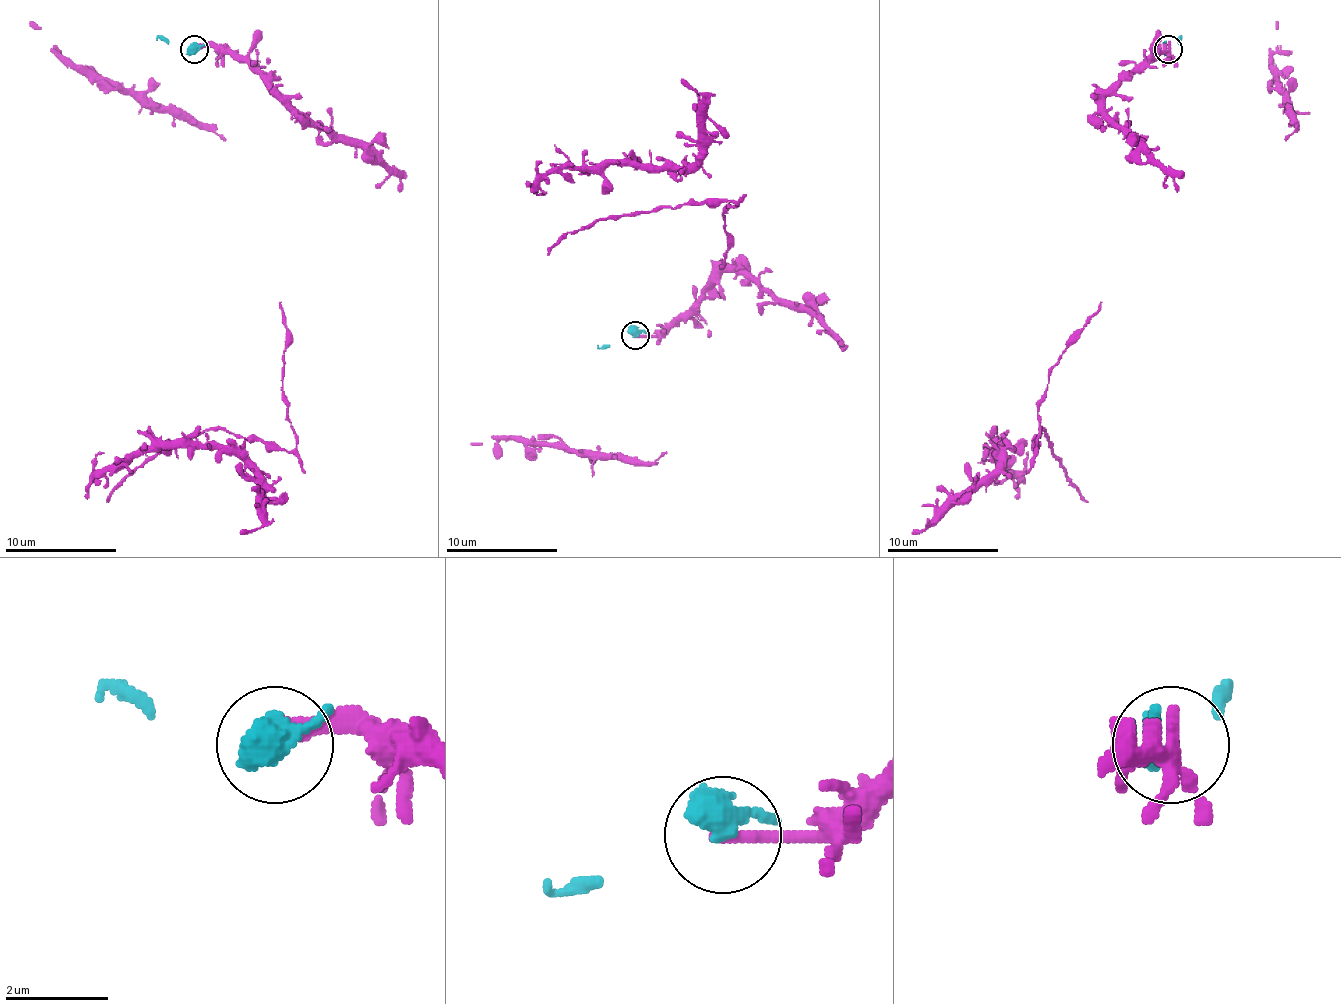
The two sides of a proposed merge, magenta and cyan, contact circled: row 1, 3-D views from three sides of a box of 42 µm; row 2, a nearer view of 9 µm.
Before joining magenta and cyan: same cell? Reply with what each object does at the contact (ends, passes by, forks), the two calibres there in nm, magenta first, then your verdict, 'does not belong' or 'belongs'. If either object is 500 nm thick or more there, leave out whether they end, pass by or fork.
magenta ends | cyan passes by | 360/460 nm | belongs

